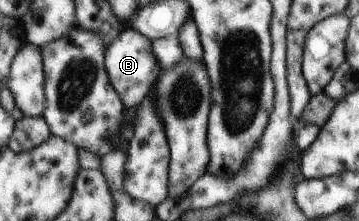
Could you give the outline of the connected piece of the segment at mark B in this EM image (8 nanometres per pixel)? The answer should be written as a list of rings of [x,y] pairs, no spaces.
[[[124,28],[121,34],[107,46],[104,62],[109,84],[115,88],[126,108],[139,107],[149,96],[162,72],[153,54],[152,41],[129,28]]]

